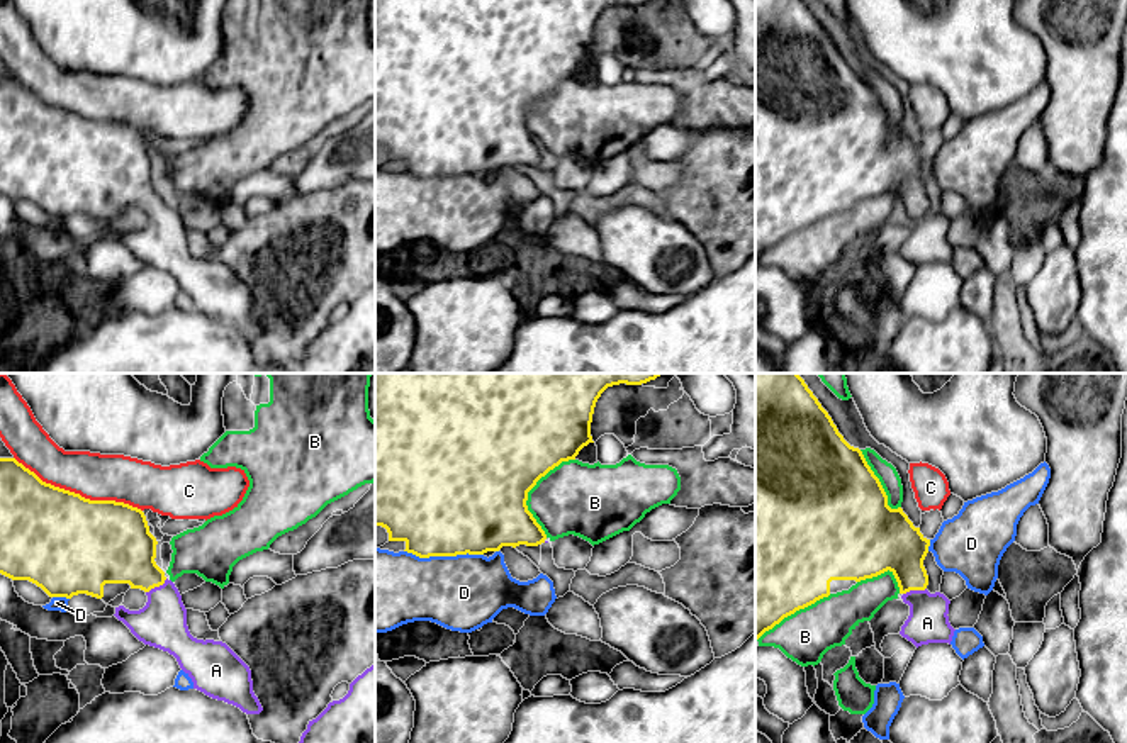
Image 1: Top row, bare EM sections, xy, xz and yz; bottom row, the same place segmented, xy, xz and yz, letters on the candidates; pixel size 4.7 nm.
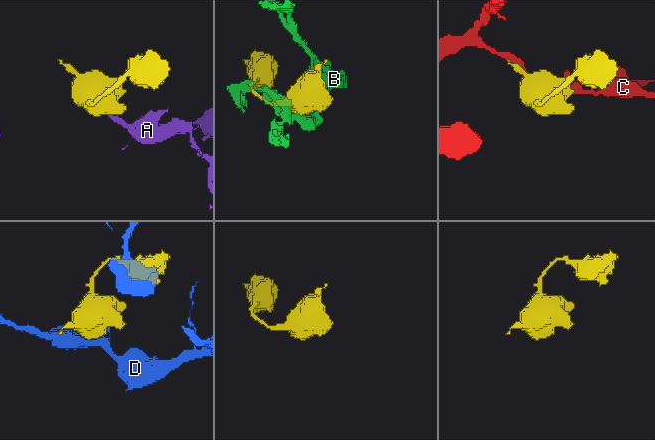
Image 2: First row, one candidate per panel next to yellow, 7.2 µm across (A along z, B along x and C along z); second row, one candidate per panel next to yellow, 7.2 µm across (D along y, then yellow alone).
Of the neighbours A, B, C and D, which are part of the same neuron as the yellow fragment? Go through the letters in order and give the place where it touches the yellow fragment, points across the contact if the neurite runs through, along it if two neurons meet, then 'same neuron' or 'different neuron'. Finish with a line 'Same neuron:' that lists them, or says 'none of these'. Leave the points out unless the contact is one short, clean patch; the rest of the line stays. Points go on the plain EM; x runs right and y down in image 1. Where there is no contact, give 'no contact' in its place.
A: meets yellow in yz at (913, 209); runs through yz (891, 162), (903, 173), (913, 209), (927, 231), (927, 243); same neuron
B: meets yellow in xz at (530, 109); different neuron
C: meets yellow in xy at (78, 114); different neuron
D: meets yellow in xz at (443, 175); different neuron
Same neuron: A

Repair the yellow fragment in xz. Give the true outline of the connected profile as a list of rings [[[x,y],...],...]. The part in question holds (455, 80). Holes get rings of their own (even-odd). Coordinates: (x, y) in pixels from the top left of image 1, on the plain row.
[[[375,0],[375,146],[389,153],[389,161],[404,161],[407,173],[419,178],[484,175],[502,166],[538,166],[547,154],[528,131],[528,112],[562,81],[575,80],[592,61],[591,42],[597,19],[613,5],[642,5],[650,0]]]

